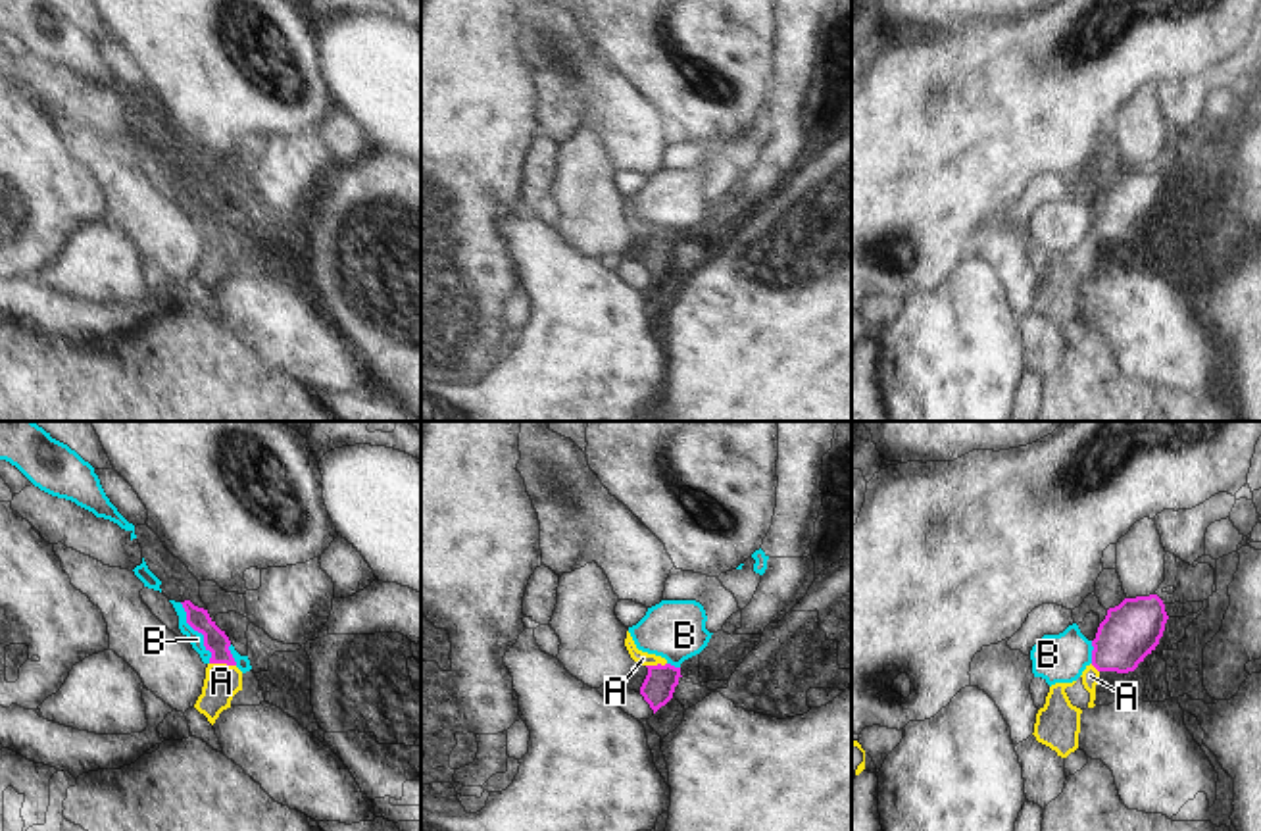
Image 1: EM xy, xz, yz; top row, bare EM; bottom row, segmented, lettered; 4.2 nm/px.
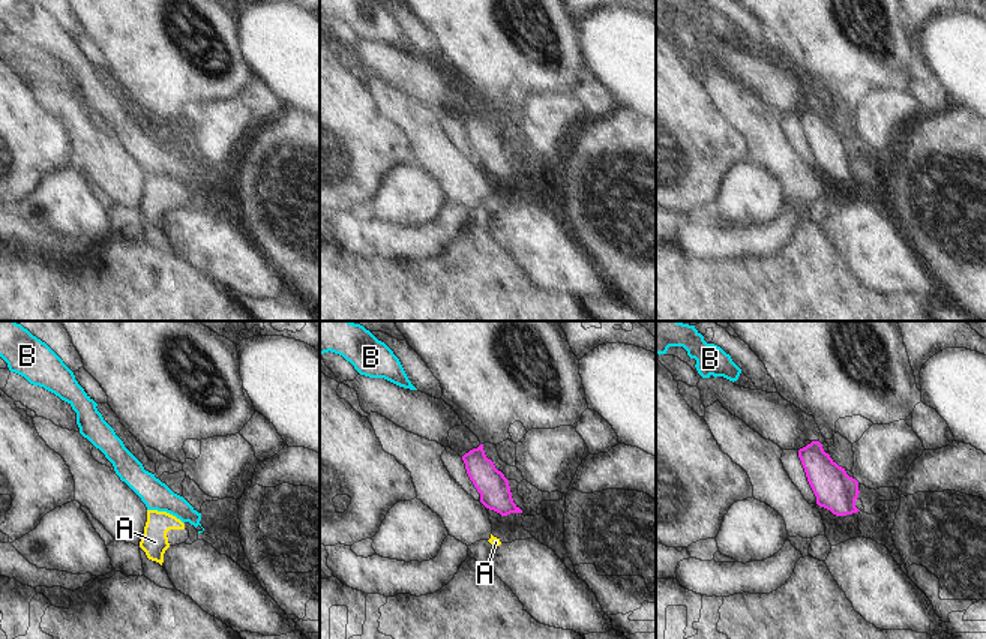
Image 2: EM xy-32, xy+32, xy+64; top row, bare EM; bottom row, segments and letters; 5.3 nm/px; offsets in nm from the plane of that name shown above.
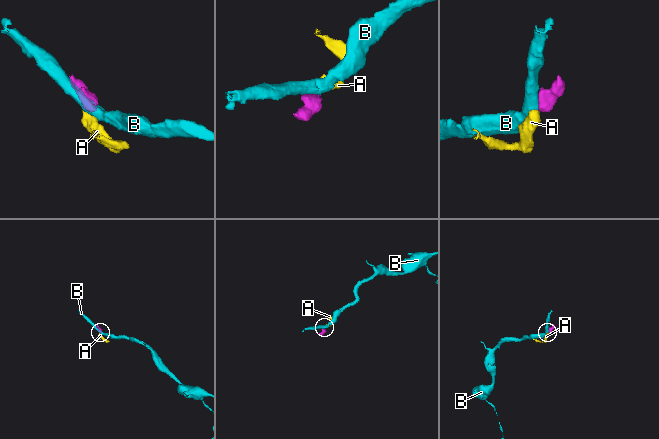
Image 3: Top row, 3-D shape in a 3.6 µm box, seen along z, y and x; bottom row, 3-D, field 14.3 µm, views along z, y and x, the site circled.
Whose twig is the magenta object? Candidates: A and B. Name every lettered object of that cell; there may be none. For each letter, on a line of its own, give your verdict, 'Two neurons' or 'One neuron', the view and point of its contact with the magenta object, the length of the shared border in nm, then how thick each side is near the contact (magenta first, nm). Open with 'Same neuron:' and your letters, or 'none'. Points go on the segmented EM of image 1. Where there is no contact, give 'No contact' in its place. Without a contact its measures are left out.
Same neuron: A
A: One neuron. Touches magenta at xy (223, 662). Shared border 110 nm. Thickness 100 nm (magenta) against 150 nm
B: Two neurons. Touches magenta at xy (198, 631). Shared border 280 nm. Thickness 100 nm (magenta) against 60 nm.

